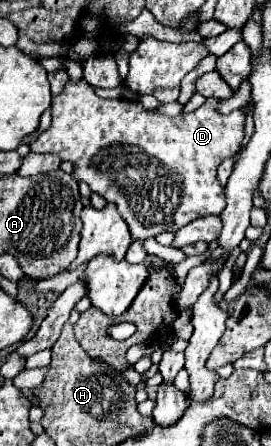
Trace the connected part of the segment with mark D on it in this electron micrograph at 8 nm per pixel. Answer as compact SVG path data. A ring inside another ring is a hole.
M70 80L62 96L52 100L52 126L30 144L30 150L38 154L48 152L62 160L70 160L74 164L74 178L78 182L86 182L92 192L116 204L134 240L144 240L160 232L178 232L194 218L220 214L226 206L224 188L216 178L216 166L240 152L246 114L244 110L220 114L218 102L218 98L208 98L198 110L168 118L160 116L158 112L144 110L136 100L98 98L86 80Z

